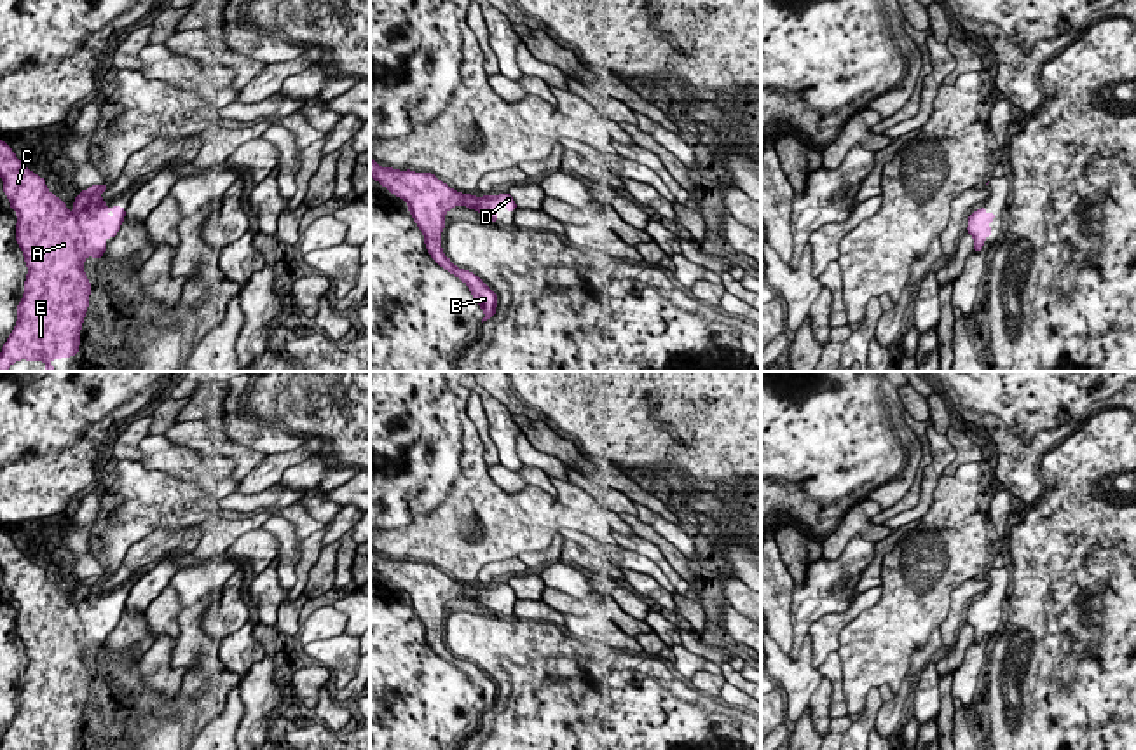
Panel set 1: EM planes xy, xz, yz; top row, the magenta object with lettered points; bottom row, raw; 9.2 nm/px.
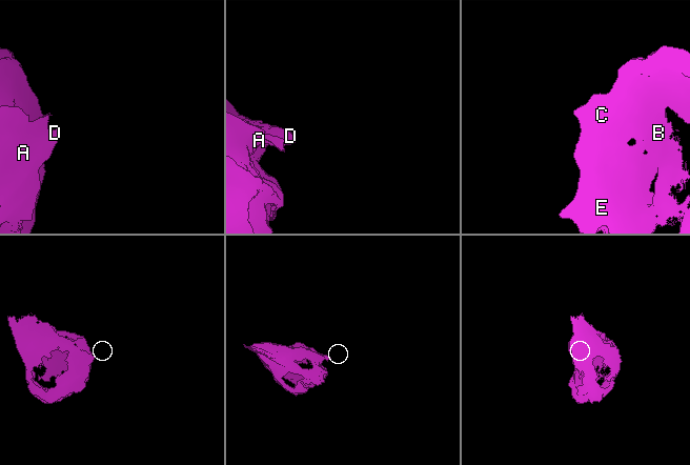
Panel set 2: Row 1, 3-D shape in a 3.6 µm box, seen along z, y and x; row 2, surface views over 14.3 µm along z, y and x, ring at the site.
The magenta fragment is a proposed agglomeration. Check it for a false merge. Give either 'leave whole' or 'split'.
leave whole

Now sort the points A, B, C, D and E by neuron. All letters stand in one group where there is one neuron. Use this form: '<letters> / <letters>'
A B C D E

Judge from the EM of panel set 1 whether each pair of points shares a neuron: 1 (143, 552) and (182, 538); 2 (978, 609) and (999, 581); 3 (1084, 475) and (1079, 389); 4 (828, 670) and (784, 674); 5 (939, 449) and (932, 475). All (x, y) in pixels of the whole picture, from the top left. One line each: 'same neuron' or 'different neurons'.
1: same neuron
2: same neuron
3: different neurons
4: different neurons
5: same neuron

